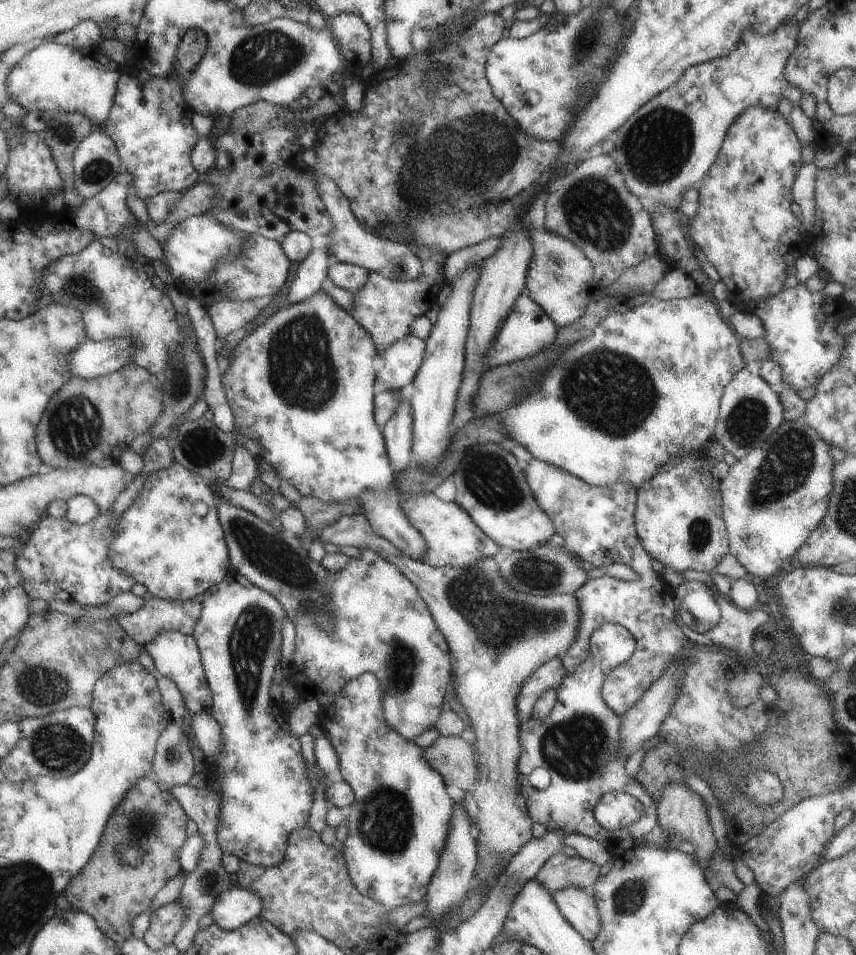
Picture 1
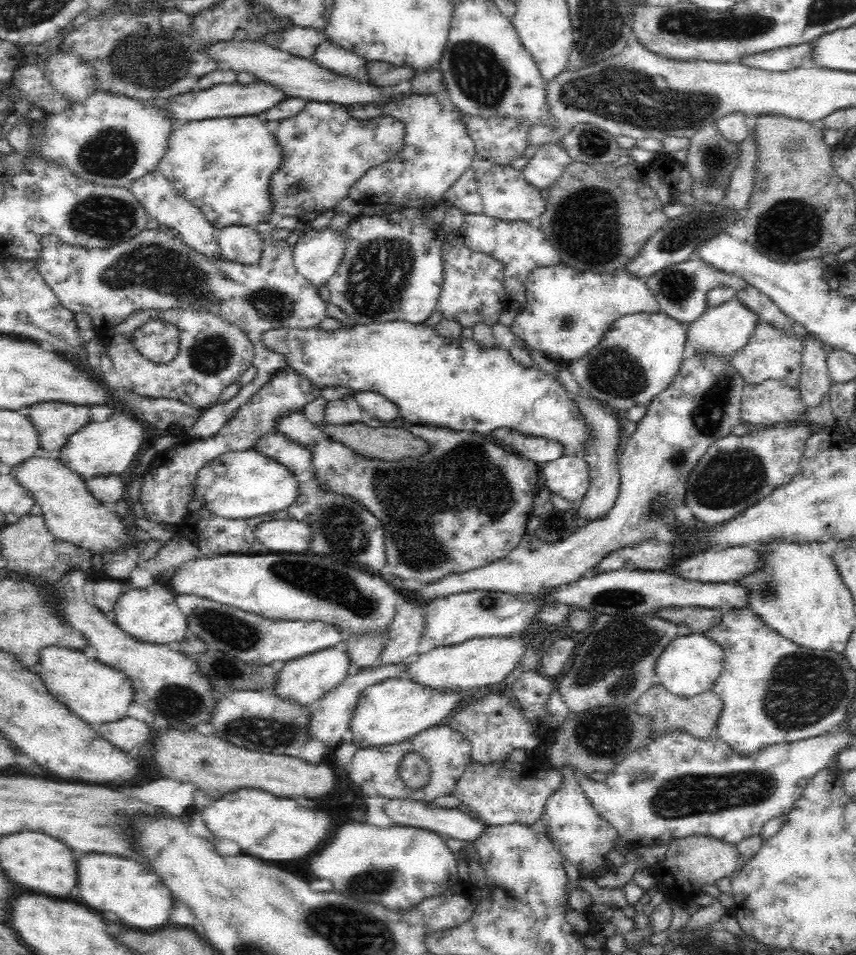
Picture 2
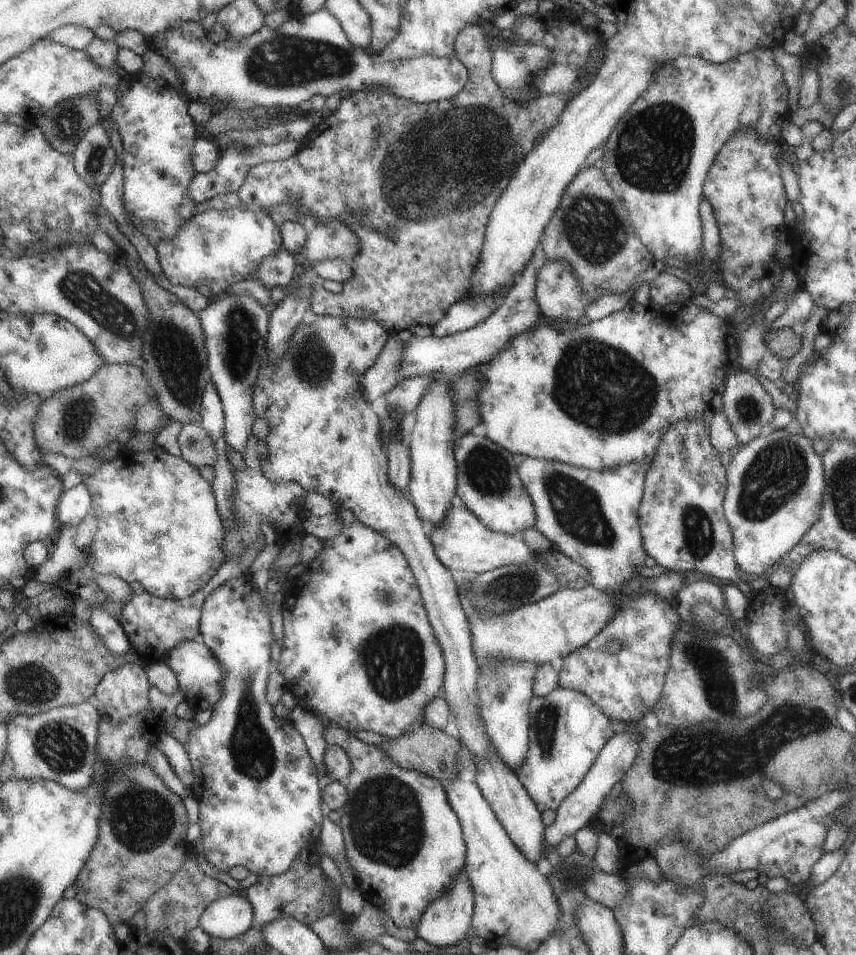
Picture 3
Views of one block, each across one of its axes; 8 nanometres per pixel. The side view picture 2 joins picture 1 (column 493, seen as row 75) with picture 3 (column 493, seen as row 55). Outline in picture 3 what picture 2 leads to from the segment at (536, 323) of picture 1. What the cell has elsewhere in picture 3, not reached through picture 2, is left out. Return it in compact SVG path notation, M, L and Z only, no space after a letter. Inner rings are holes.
M537 248L531 260L525 264L525 268L515 276L515 282L507 290L501 306L485 322L445 338L437 338L433 334L427 338L411 336L399 350L399 362L397 362L399 380L409 380L411 376L427 376L433 372L441 376L453 372L455 376L459 376L469 368L489 362L515 334L523 334L525 330L531 330L533 324L537 322L537 314L541 314L541 310L535 304L535 282L537 282L537 272L541 270L543 264L545 260L541 248Z

